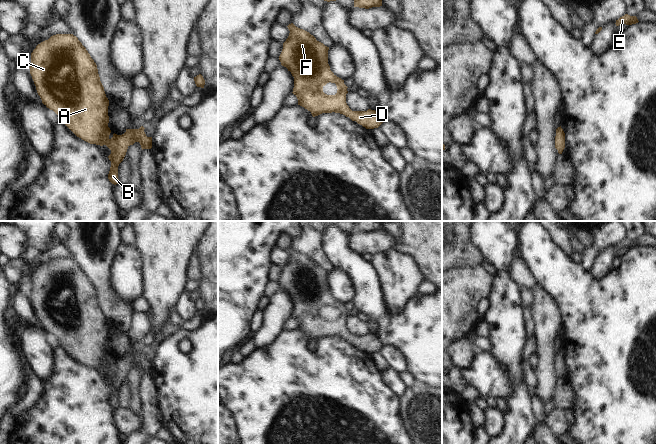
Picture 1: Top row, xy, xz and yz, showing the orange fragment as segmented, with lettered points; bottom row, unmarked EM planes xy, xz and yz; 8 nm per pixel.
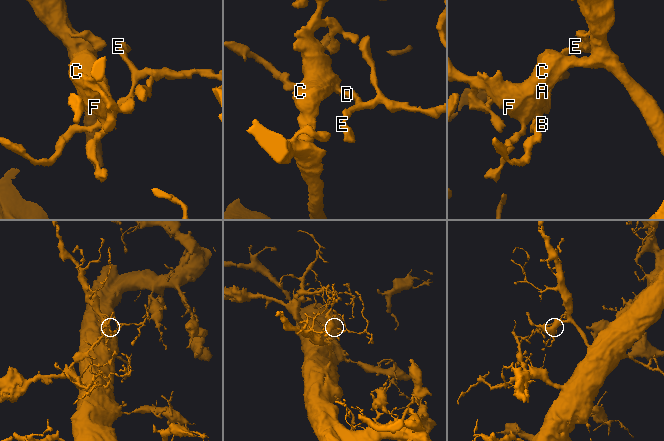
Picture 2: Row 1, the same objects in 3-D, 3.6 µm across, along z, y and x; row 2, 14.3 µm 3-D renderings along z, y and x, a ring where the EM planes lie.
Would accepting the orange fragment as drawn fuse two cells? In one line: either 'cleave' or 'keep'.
keep

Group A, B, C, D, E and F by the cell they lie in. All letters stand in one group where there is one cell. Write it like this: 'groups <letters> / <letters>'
groups A B C D E F

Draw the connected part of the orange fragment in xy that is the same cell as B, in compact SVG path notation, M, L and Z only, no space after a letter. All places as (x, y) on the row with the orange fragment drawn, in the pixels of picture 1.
M56 34L38 44L31 53L30 74L36 86L42 103L53 110L77 137L96 145L106 145L111 154L108 156L111 167L108 174L109 181L119 184L118 166L123 161L127 149L135 142L139 142L143 149L152 148L152 137L147 137L144 127L126 129L122 135L111 133L108 127L109 100L100 81L97 65L82 43L73 34Z

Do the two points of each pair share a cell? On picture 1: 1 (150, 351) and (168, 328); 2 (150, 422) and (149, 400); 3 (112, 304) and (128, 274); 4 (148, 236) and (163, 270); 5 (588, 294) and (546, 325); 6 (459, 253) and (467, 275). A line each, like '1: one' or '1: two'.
1: one
2: one
3: two
4: one
5: two
6: two

